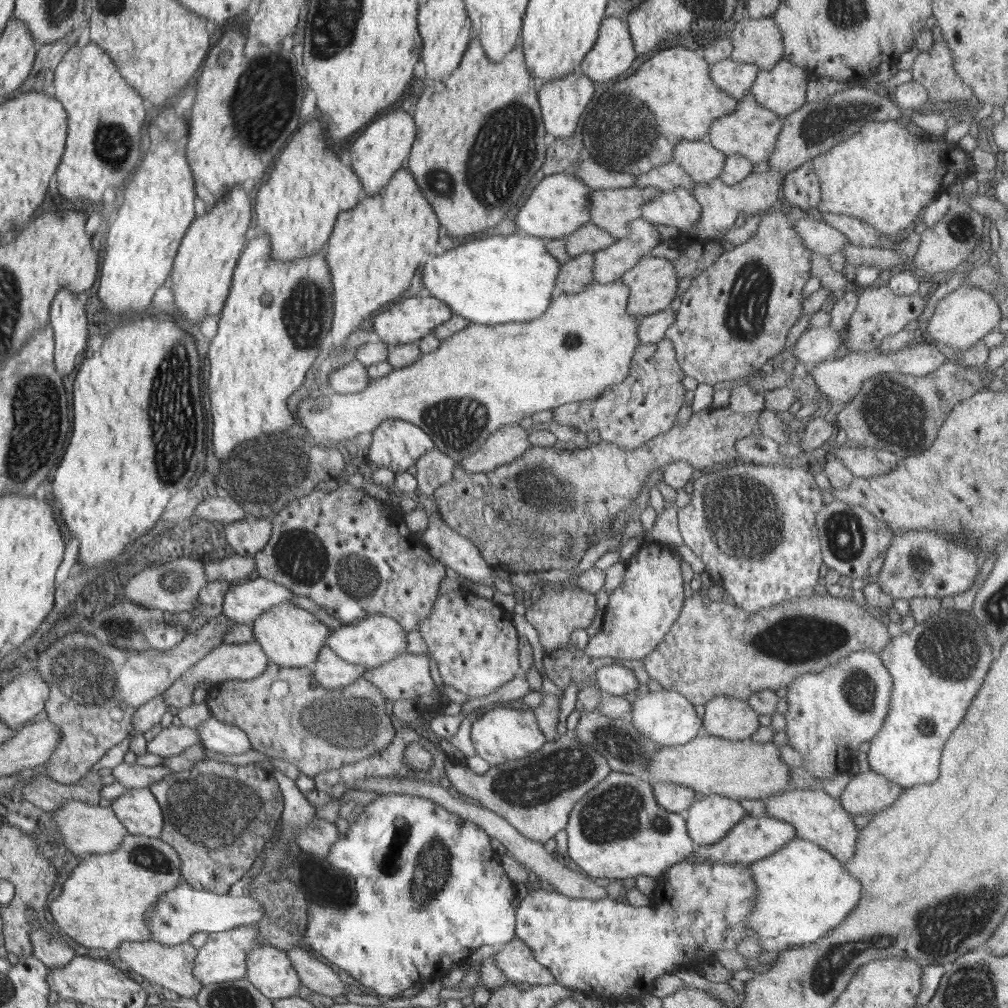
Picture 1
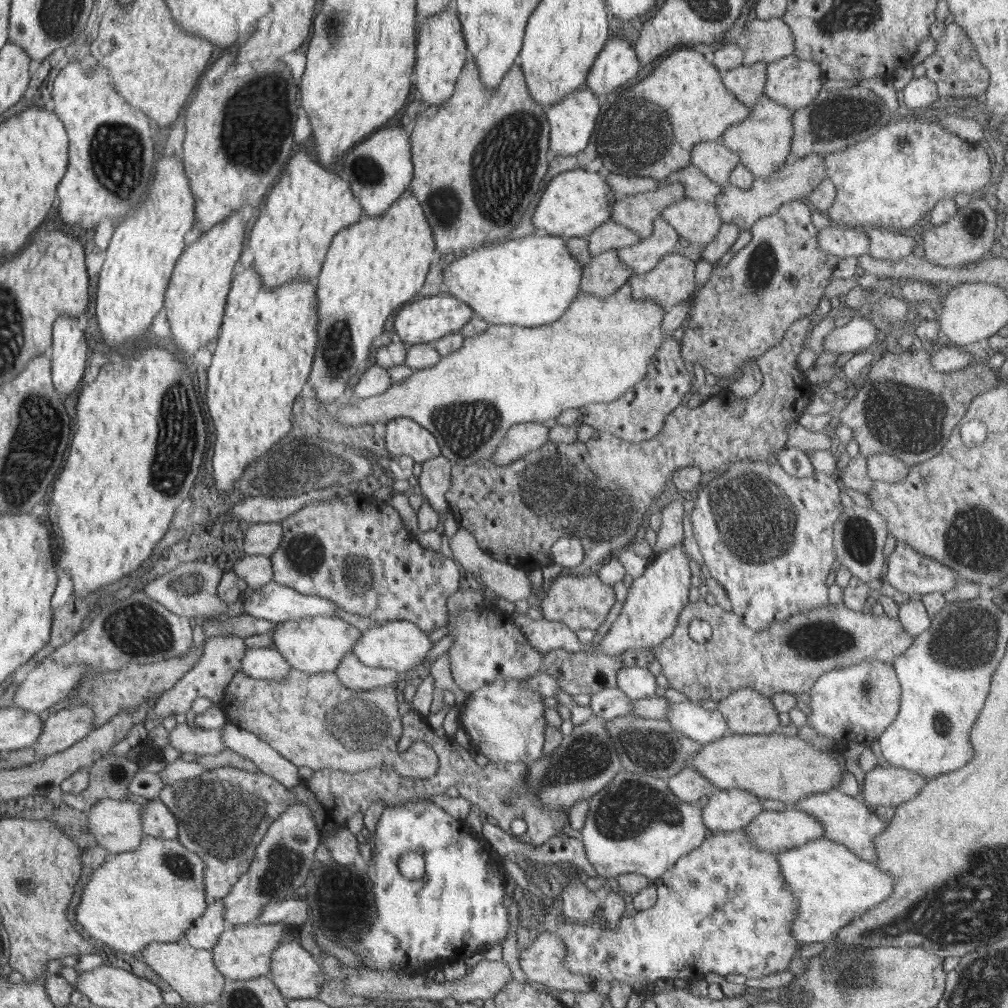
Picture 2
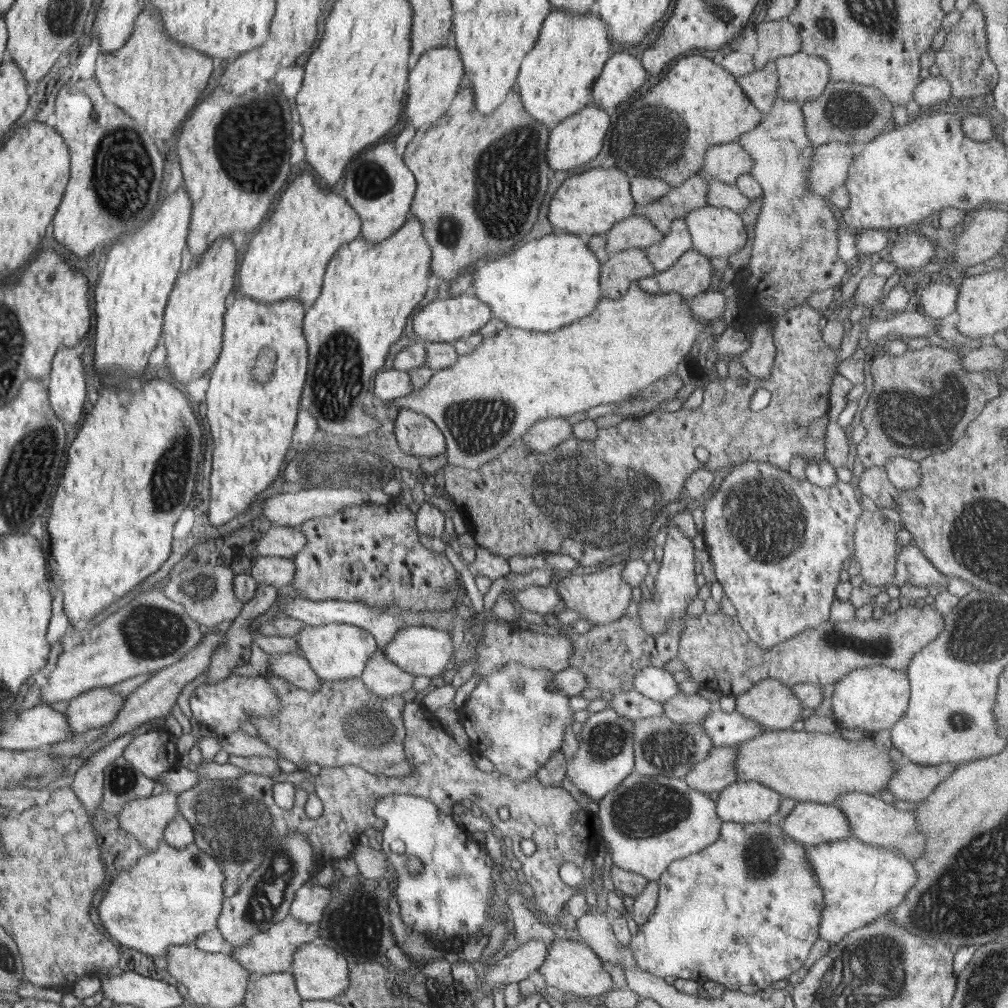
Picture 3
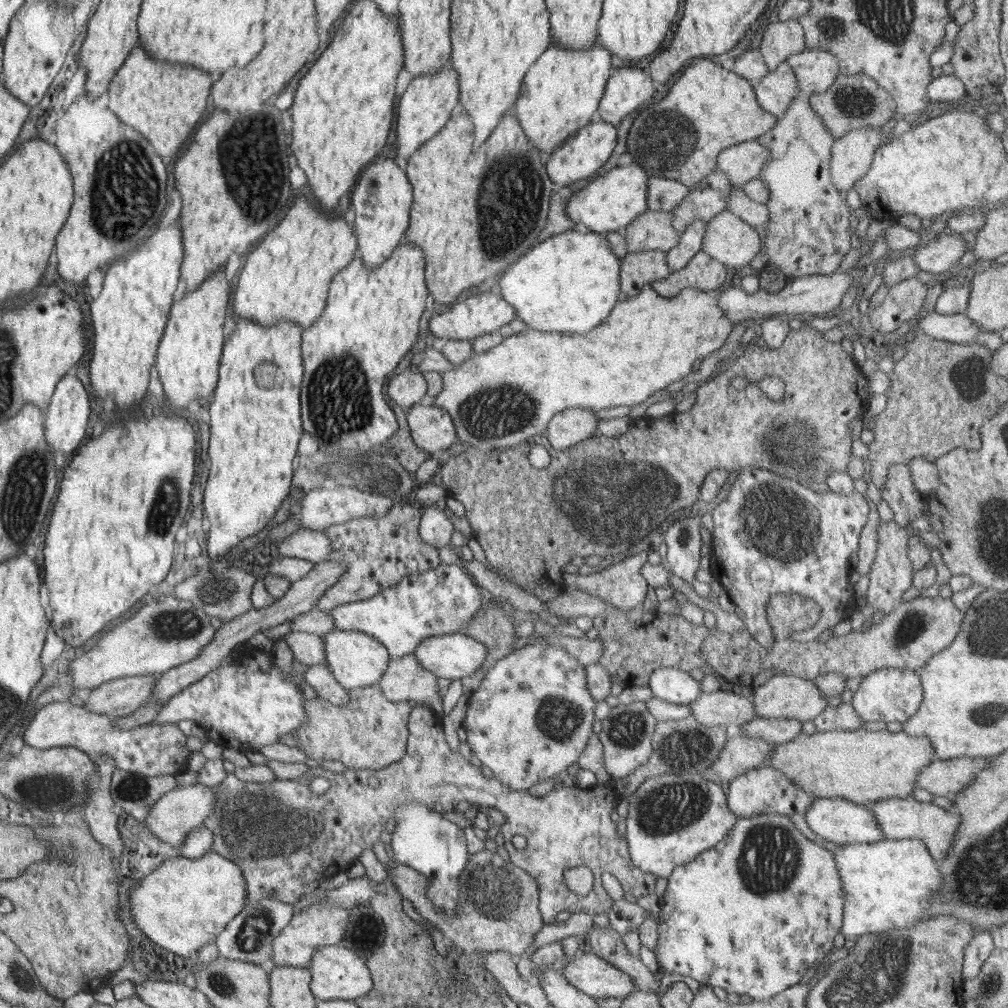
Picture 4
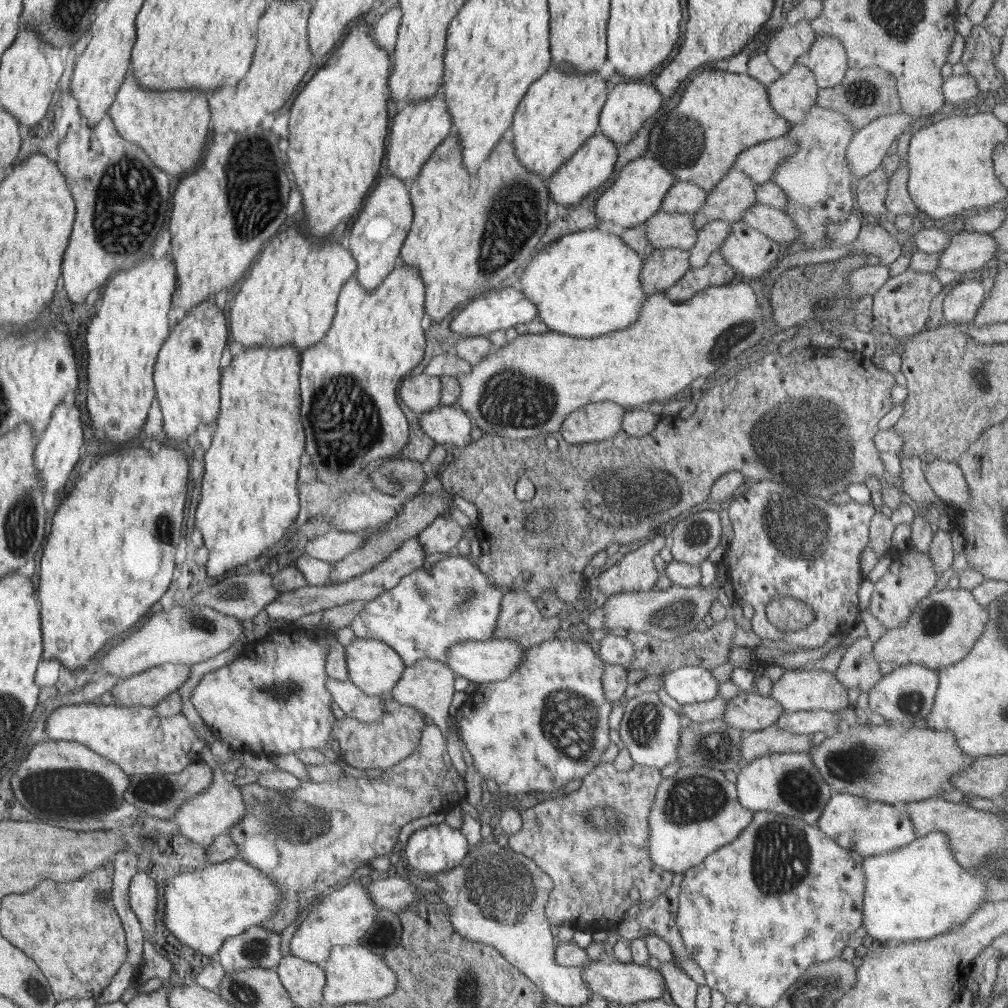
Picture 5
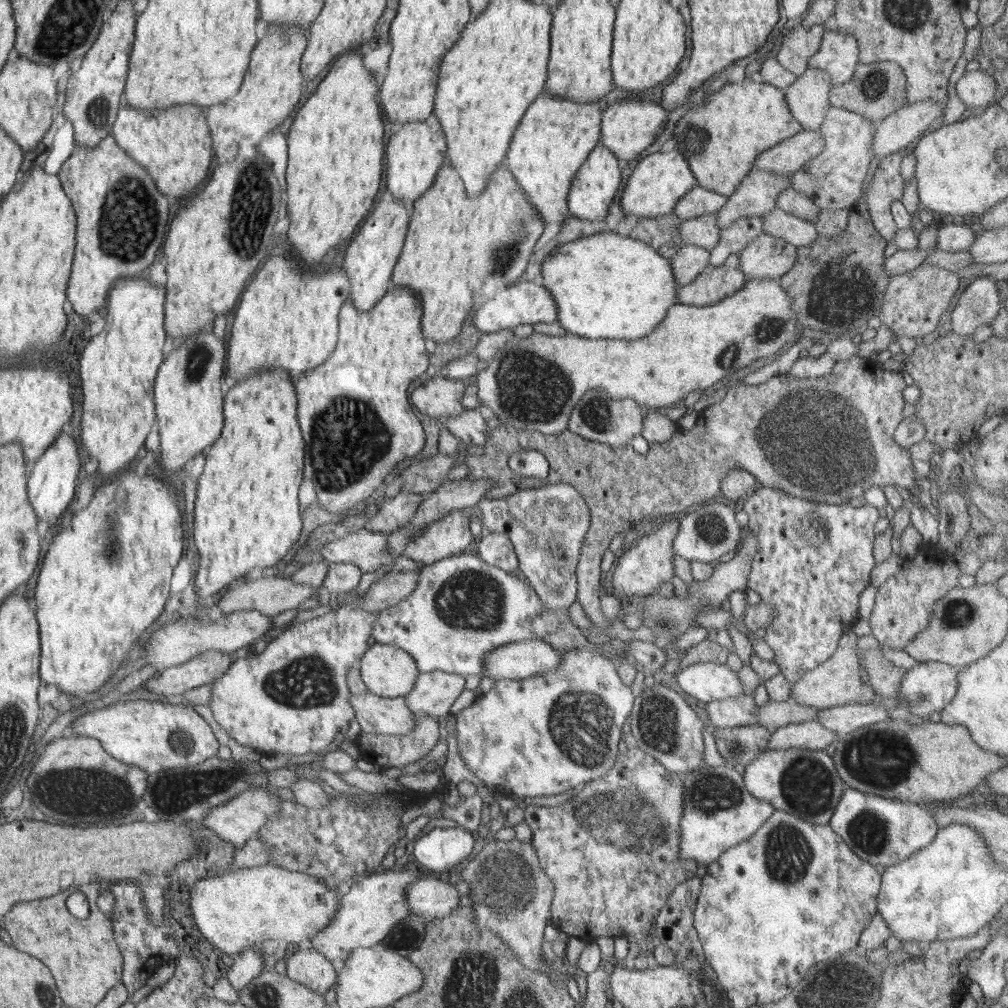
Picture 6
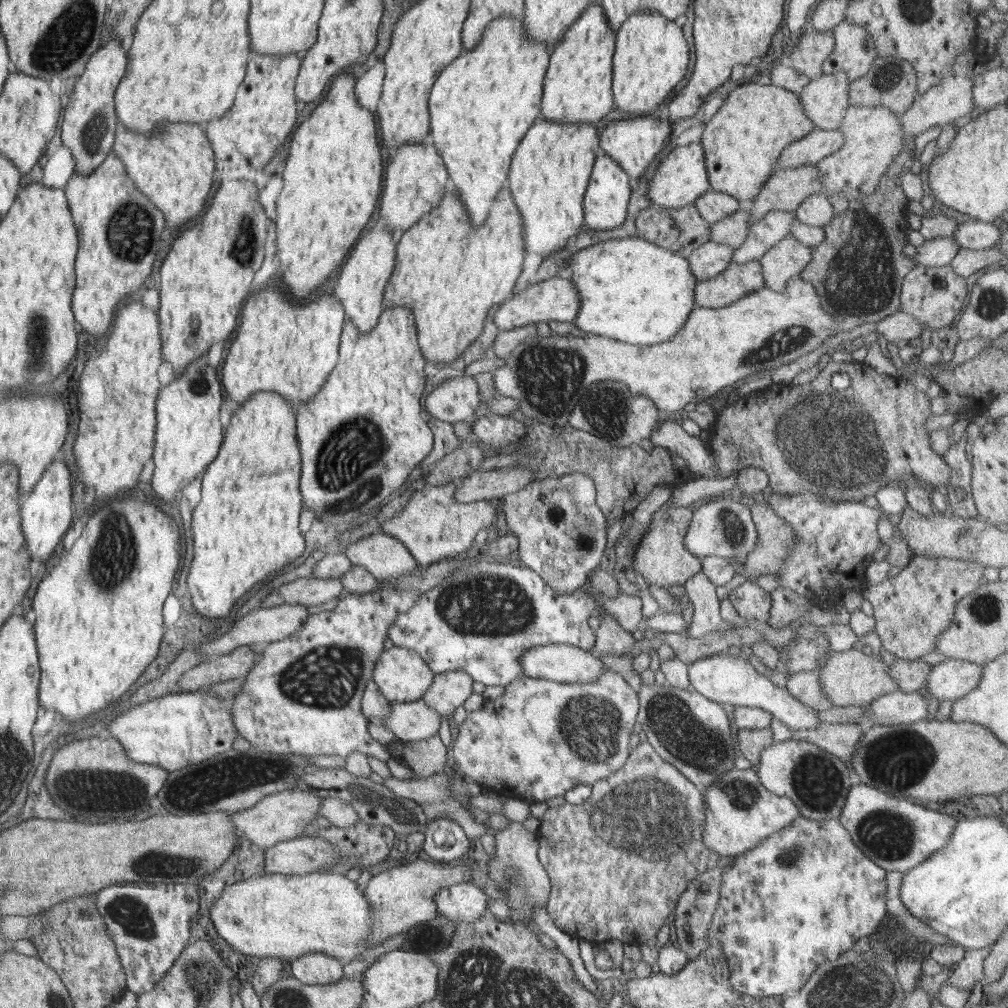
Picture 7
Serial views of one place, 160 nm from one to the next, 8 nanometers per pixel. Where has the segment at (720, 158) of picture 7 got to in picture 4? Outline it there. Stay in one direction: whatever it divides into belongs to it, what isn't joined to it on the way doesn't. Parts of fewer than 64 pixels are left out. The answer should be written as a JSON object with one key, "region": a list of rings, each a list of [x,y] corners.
{"region":[[[702,58],[696,59],[696,62],[684,70],[682,78],[678,78],[678,82],[670,88],[670,94],[664,100],[646,105],[638,110],[638,116],[628,115],[617,124],[617,140],[622,144],[626,138],[626,152],[622,156],[626,156],[626,160],[633,160],[634,165],[641,165],[650,177],[678,180],[680,184],[694,189],[705,176],[717,169],[717,158],[721,150],[758,139],[775,128],[776,123],[777,117],[767,113],[759,105],[748,79],[712,63],[710,59]]]}

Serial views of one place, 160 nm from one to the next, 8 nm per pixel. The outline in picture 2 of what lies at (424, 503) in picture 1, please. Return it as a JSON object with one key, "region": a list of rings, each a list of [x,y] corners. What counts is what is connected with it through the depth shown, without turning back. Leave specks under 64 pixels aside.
{"region":[[[460,526],[454,537],[448,539],[446,545],[451,547],[453,558],[456,558],[462,564],[466,572],[473,572],[474,576],[482,577],[482,586],[486,592],[494,591],[500,596],[502,595],[502,598],[513,603],[516,600],[524,600],[524,598],[528,599],[529,596],[532,596],[532,583],[530,583],[530,578],[525,570],[521,566],[513,566],[492,558],[488,552],[482,550],[475,536],[466,527]]]}

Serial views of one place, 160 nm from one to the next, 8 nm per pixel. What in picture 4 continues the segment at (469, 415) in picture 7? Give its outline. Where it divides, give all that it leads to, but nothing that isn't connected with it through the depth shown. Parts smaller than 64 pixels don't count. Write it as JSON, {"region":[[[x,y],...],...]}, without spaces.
{"region":[[[406,370],[390,379],[387,390],[388,396],[408,412],[414,403],[418,404],[426,396],[428,384],[422,373]]]}

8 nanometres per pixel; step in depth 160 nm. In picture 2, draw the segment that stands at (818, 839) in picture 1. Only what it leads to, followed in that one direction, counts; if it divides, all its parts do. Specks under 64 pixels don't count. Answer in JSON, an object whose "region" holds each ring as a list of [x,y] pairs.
{"region":[[[832,789],[804,796],[802,800],[788,807],[814,815],[815,819],[823,824],[825,831],[822,838],[846,846],[848,852],[856,854],[860,859],[871,863],[873,860],[877,860],[876,852],[874,852],[874,839],[886,830],[889,822],[881,816],[876,816],[874,809],[867,807],[859,798],[848,796],[841,790]]]}

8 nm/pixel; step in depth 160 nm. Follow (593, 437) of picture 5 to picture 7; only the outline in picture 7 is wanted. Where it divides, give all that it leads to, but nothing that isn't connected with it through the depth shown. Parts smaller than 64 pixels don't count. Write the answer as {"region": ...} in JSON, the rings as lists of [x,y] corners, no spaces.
{"region":[[[615,380],[598,381],[592,383],[576,403],[570,413],[569,424],[610,444],[627,447],[652,436],[653,431],[659,428],[659,413],[656,403],[641,394],[634,394],[626,383]]]}

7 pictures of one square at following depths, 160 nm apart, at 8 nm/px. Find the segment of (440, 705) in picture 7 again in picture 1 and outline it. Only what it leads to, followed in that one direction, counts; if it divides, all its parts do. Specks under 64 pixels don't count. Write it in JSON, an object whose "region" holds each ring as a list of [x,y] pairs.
{"region":[[[330,647],[321,649],[320,659],[311,667],[315,683],[326,687],[343,690],[349,684],[363,681],[367,666],[350,664],[342,660]]]}

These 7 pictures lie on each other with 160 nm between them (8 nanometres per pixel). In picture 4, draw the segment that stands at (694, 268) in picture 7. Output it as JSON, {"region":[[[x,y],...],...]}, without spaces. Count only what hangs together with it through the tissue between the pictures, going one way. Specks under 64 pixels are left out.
{"region":[[[664,251],[629,253],[624,259],[620,260],[620,292],[623,297],[634,297],[642,291],[645,285],[650,285],[654,281],[668,279],[673,272],[666,264]]]}

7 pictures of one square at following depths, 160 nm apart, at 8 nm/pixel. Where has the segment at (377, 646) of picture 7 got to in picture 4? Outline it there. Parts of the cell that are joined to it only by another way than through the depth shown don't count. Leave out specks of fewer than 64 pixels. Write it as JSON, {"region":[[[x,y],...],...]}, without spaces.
{"region":[[[246,646],[236,654],[235,662],[224,662],[170,697],[150,724],[178,723],[192,720],[208,732],[210,740],[222,749],[258,750],[279,743],[282,736],[294,733],[309,719],[305,712],[306,700],[300,684],[304,680],[307,665],[294,658],[292,670],[284,673],[278,669],[268,650]]]}

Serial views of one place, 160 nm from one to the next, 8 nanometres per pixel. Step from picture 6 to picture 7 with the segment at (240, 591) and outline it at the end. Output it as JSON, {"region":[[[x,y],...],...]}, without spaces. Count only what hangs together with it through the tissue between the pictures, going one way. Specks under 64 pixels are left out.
{"region":[[[314,576],[298,577],[292,583],[281,585],[270,592],[261,607],[272,608],[280,605],[297,605],[305,607],[326,604],[334,598],[345,594],[340,579],[323,579]]]}

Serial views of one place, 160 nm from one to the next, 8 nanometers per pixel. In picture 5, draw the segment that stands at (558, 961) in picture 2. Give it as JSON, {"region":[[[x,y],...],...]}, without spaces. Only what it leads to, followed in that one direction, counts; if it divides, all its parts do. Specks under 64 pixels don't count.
{"region":[[[616,960],[598,961],[582,968],[583,980],[593,993],[599,994],[609,1002],[621,1006],[634,1004],[643,1000],[658,1000],[664,995],[666,982],[662,971],[648,965],[638,965],[634,962],[623,963]]]}

